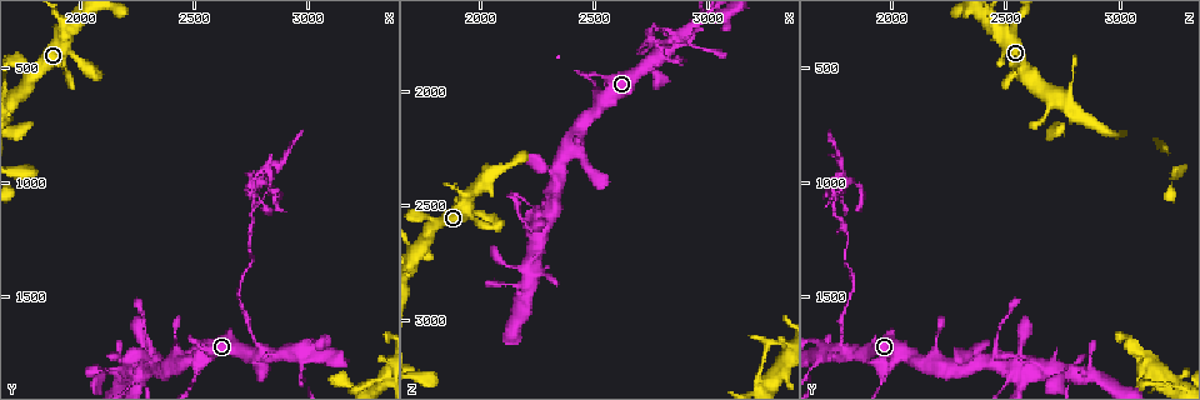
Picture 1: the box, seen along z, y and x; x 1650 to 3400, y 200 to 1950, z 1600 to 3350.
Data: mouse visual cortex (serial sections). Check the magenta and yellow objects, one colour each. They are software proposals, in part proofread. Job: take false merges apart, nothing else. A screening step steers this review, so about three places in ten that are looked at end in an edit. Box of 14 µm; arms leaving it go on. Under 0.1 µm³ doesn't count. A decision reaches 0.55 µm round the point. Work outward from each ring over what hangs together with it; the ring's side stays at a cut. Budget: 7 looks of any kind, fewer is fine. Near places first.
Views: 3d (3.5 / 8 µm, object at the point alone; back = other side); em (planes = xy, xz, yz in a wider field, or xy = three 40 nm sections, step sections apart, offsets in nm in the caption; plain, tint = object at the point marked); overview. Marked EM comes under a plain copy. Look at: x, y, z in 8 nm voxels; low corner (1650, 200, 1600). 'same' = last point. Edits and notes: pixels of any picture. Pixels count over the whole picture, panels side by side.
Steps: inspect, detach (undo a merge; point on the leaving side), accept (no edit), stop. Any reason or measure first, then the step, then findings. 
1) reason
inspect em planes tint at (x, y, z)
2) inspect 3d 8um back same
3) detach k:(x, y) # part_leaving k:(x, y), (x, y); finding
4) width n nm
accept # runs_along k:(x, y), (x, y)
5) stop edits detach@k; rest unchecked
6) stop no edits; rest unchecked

narrows sharply
inspect 3d 3.5um at (1960, 320, 2530)

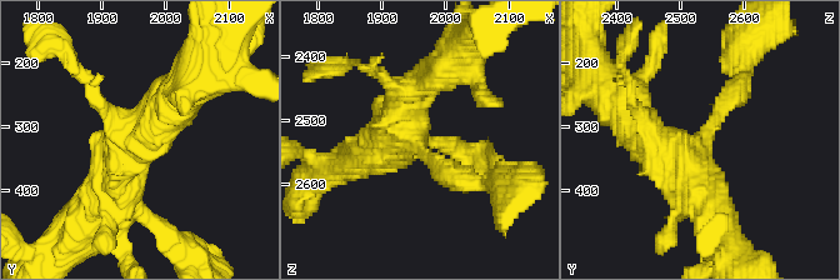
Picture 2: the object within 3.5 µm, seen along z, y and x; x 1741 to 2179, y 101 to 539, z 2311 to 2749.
shape alone is not enough
inspect em xy step 3 tint at (1955, 330, 2530)

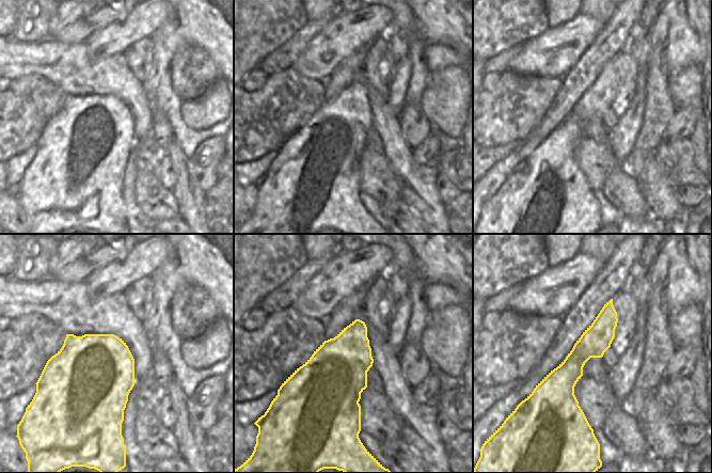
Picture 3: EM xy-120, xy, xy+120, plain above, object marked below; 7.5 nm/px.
accept # runs_along 3:(610, 304), (567, 374), (582, 422); all the same cell

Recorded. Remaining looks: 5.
branch point
inspect 3d 3.5um back at (2790, 1740, 1790)

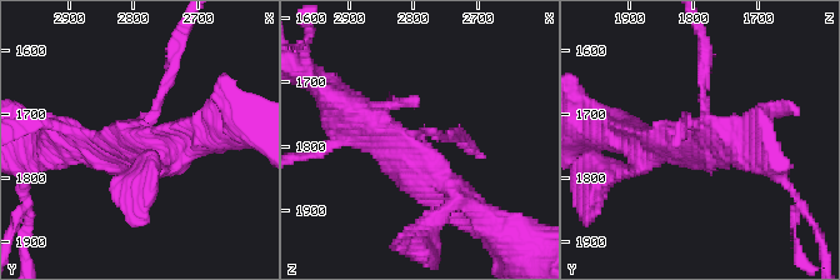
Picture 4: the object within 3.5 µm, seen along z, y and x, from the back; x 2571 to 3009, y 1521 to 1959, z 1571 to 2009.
arms 3; arm_widths 100, 300, 350 nm; need the tissue
inspect em xy step 2 tint at (2795, 1730, 1805)

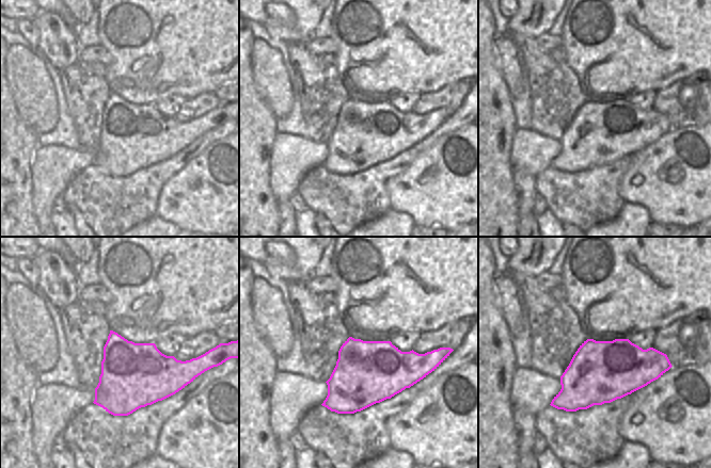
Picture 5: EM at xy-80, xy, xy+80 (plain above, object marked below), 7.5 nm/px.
detach 4:(704, 69) # part_leaving 4:(704, 108), (701, 35); two cells meet here

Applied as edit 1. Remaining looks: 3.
abrupt turn
inspect 3d 3.5um at (2290, 1800, 2600)

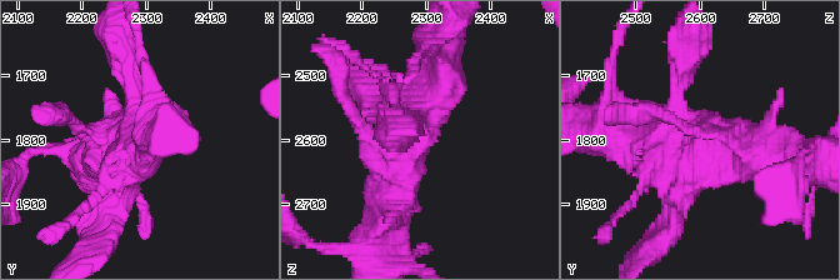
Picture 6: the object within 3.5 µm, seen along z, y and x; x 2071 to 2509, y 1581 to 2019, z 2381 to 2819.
shape alone is not enough
inspect em xy step 3 tint same

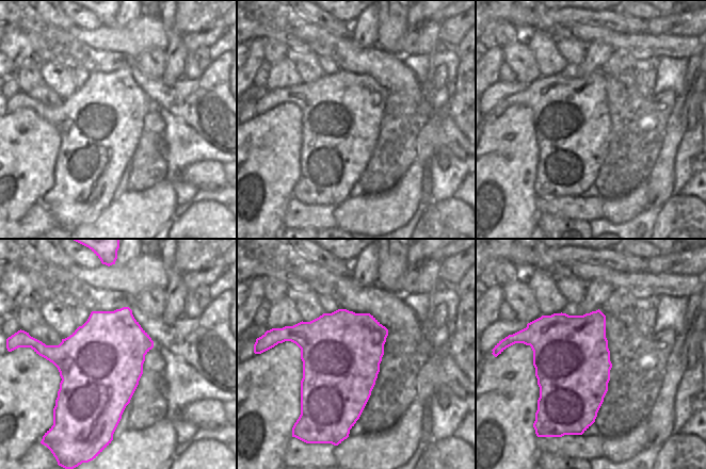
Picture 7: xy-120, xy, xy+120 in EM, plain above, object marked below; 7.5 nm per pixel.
width 600 nm
accept # runs_along 6:(441, 35), (396, 186); all the same cell

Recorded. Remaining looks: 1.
stop edits detach@4; rest unchecked

